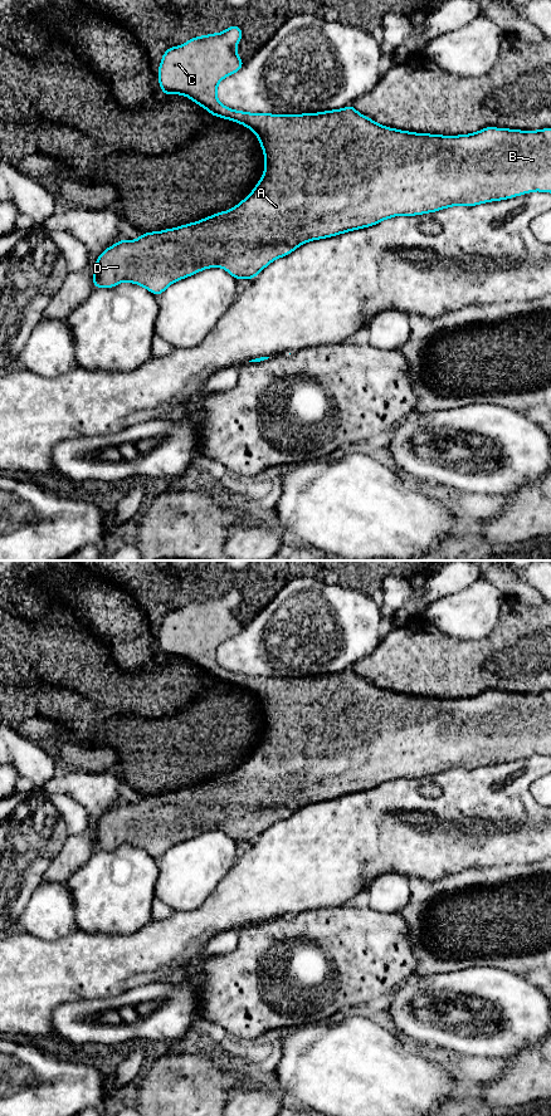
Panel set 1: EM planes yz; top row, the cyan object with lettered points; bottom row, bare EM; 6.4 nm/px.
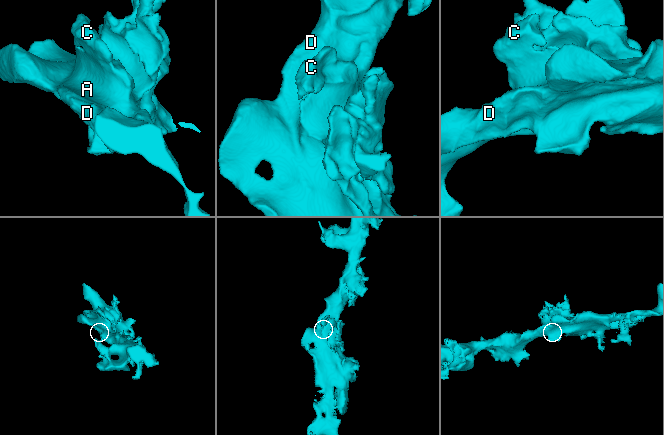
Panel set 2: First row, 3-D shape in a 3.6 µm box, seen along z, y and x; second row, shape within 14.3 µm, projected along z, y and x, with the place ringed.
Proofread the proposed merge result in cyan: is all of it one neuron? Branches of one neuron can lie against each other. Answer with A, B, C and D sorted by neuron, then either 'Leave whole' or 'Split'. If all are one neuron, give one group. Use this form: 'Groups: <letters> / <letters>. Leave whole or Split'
Groups: A B C D. Leave whole

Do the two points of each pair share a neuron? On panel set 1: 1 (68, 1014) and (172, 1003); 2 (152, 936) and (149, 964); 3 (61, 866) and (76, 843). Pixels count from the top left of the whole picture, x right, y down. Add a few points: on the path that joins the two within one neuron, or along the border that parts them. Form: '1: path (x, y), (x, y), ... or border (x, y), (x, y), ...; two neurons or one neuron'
1: path (94, 1026), (127, 1027), (133, 1021), (146, 1018); one neuron
2: path (152, 943), (152, 953), (149, 958); one neuron
3: path (66, 861), (76, 848); one neuron

